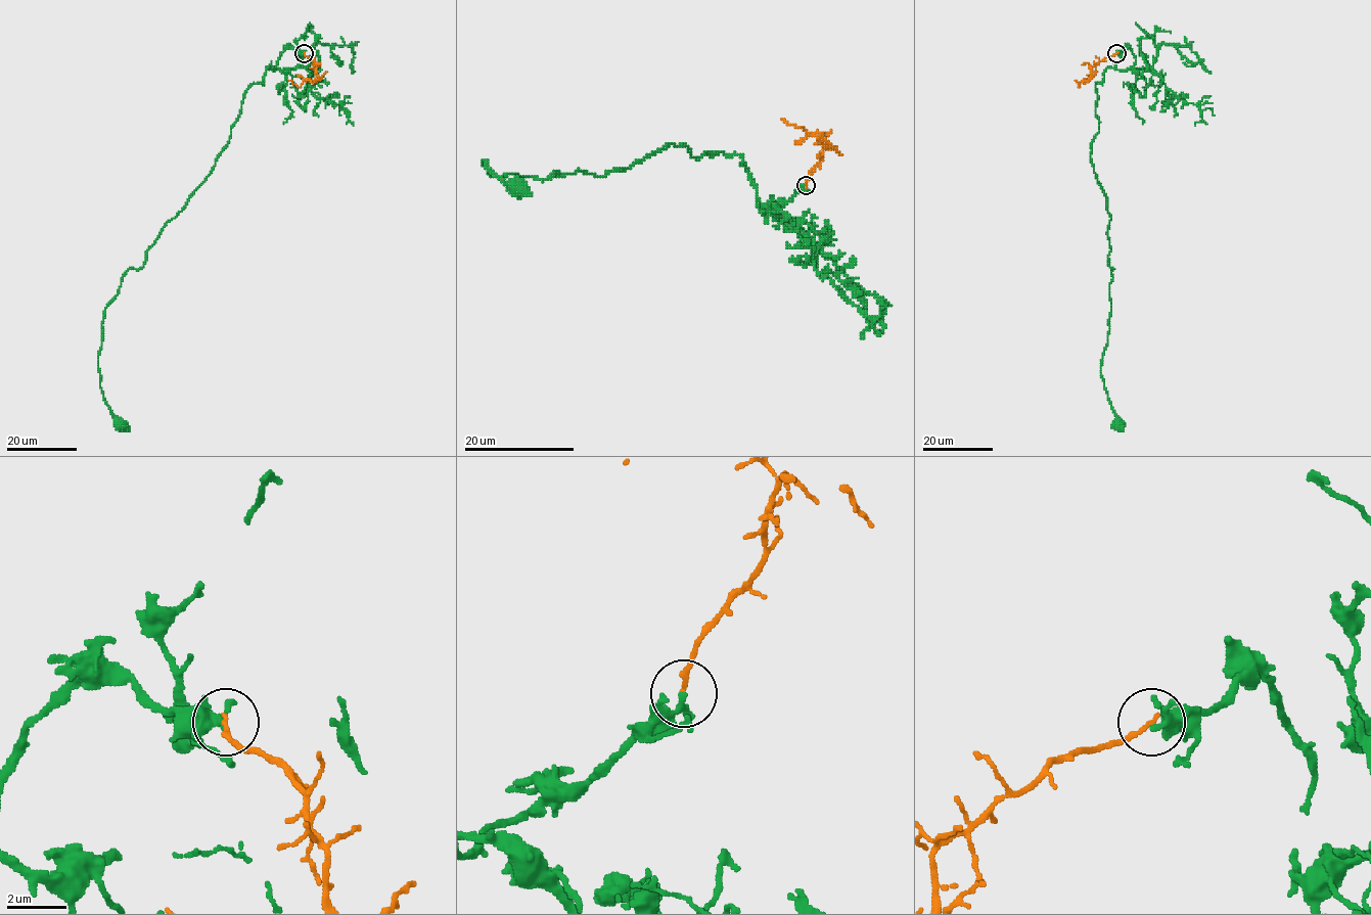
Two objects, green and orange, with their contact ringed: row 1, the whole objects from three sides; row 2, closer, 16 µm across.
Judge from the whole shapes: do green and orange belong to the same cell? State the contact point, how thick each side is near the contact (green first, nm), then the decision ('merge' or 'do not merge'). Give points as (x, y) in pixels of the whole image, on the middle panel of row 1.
place (806, 185); calibres 160 and 160 nm; do not merge

